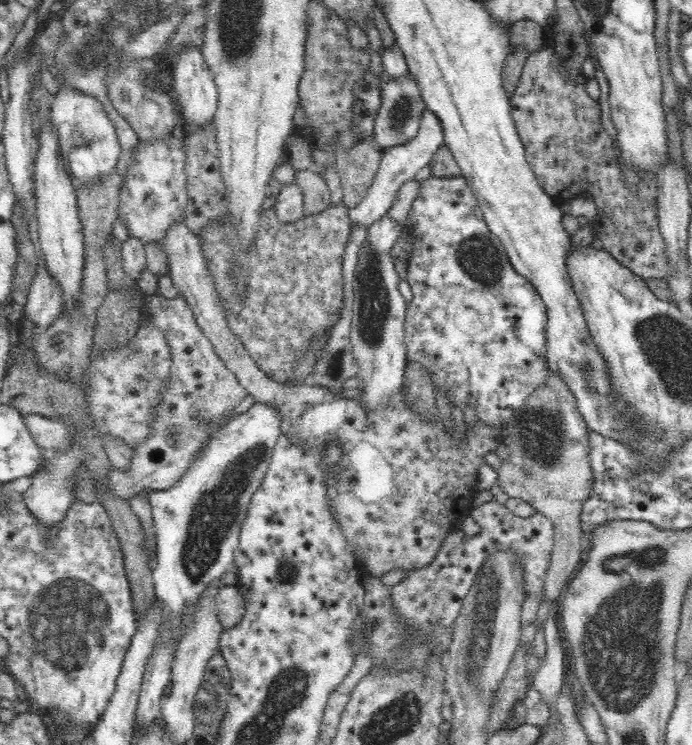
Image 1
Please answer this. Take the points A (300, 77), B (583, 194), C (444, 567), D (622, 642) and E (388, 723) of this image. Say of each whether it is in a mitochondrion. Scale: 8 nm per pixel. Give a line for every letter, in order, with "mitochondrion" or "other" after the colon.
A: other
B: other
C: other
D: mitochondrion
E: mitochondrion

